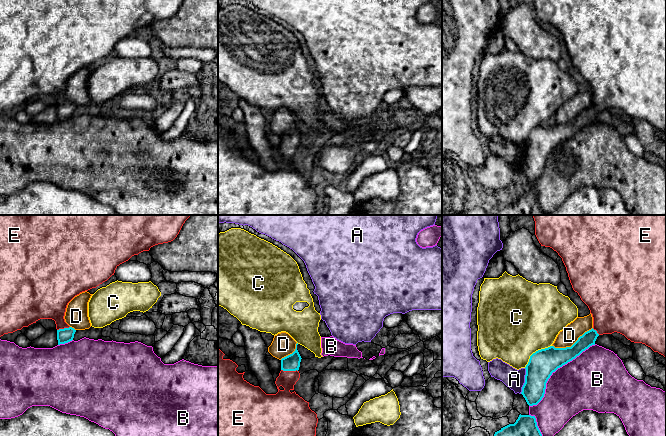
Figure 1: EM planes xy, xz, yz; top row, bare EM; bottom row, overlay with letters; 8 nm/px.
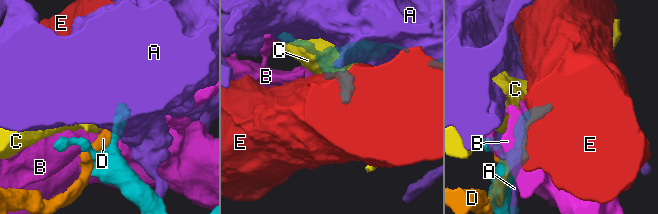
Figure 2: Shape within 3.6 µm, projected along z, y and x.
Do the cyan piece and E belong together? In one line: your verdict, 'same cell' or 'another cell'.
same cell

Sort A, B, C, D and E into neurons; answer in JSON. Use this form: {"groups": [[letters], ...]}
{"groups": [["A"], ["B"], ["C"], ["D"], ["E"]]}

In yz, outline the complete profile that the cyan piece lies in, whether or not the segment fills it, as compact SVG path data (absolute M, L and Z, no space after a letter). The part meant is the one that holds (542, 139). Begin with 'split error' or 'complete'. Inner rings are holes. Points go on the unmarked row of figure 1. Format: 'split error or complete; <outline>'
split error; M535 0L535 11L541 22L552 24L562 34L573 66L592 90L593 104L571 123L550 122L530 132L521 168L529 182L542 176L552 149L595 121L599 111L620 109L666 134L666 0Z

